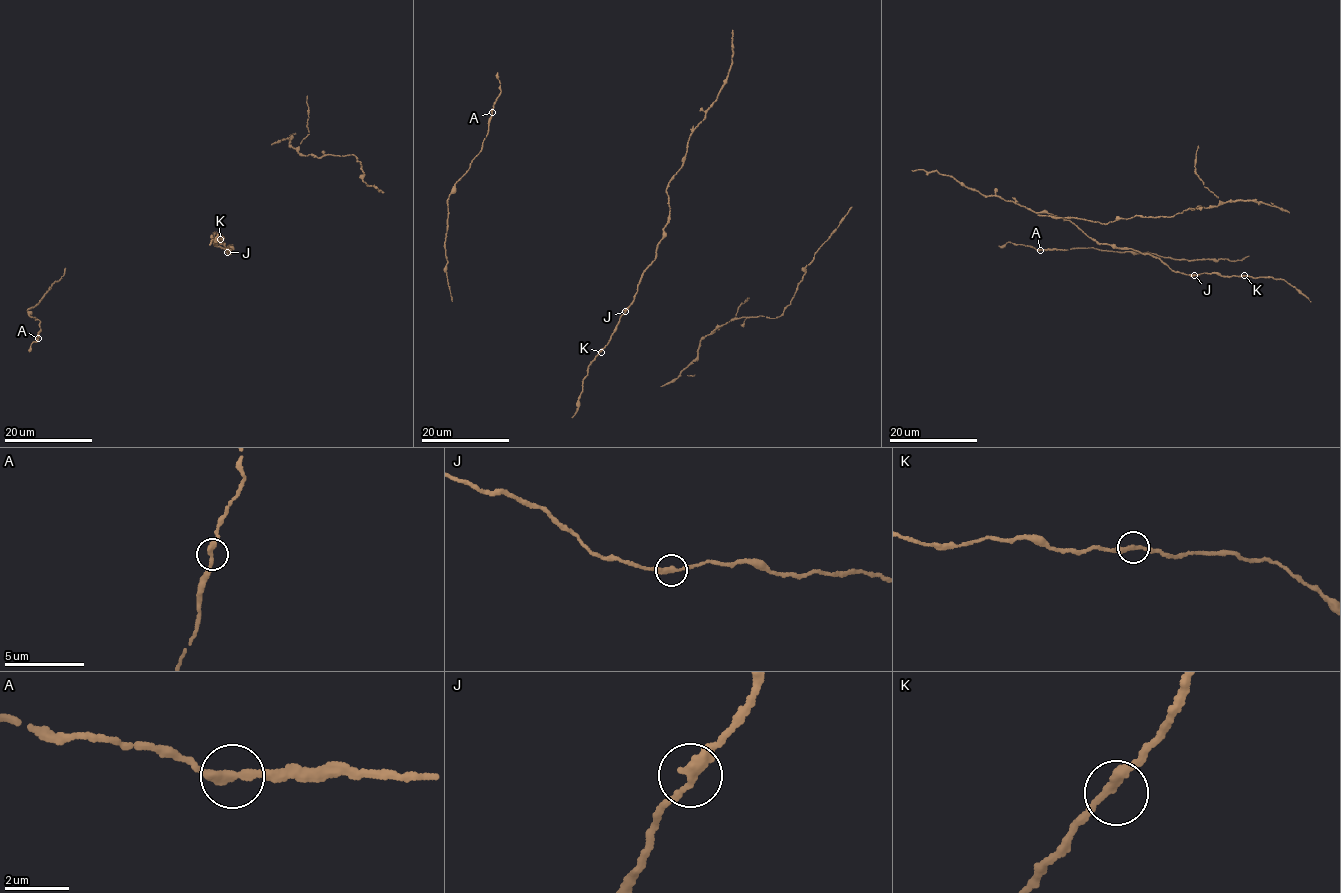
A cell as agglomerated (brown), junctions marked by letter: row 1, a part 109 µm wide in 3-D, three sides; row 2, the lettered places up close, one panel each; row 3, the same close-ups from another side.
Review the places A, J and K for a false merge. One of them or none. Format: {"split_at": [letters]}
{"split_at": []}

